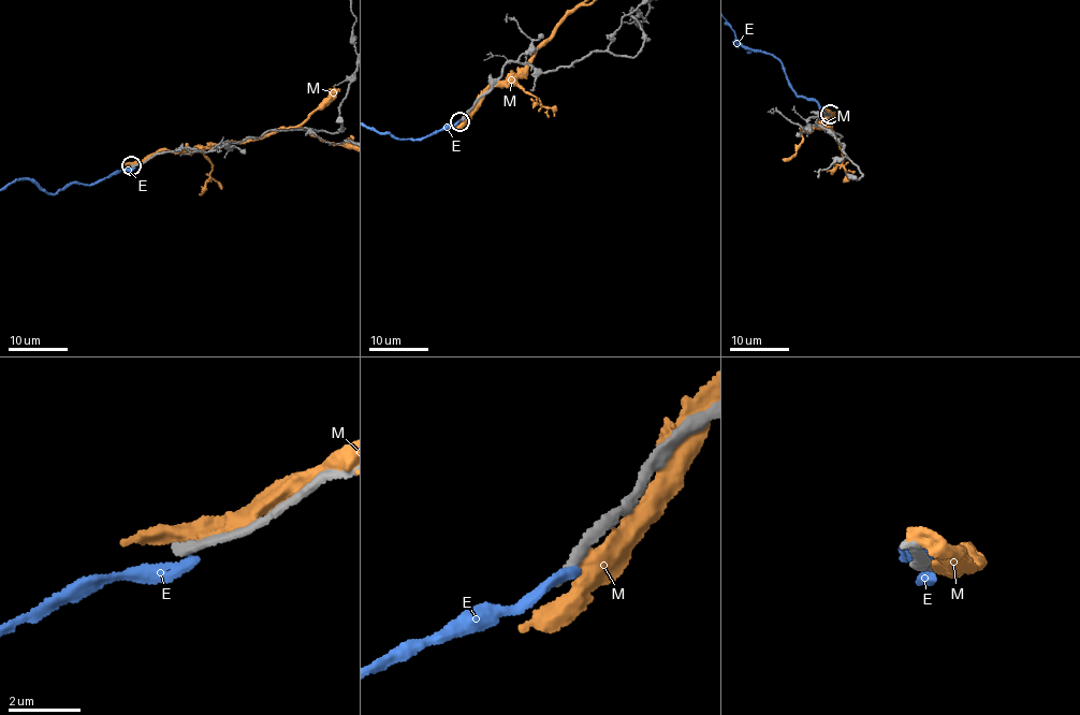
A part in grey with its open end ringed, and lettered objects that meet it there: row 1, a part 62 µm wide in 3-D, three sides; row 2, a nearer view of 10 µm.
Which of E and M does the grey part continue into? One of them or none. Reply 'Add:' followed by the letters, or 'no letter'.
Add: no letter

